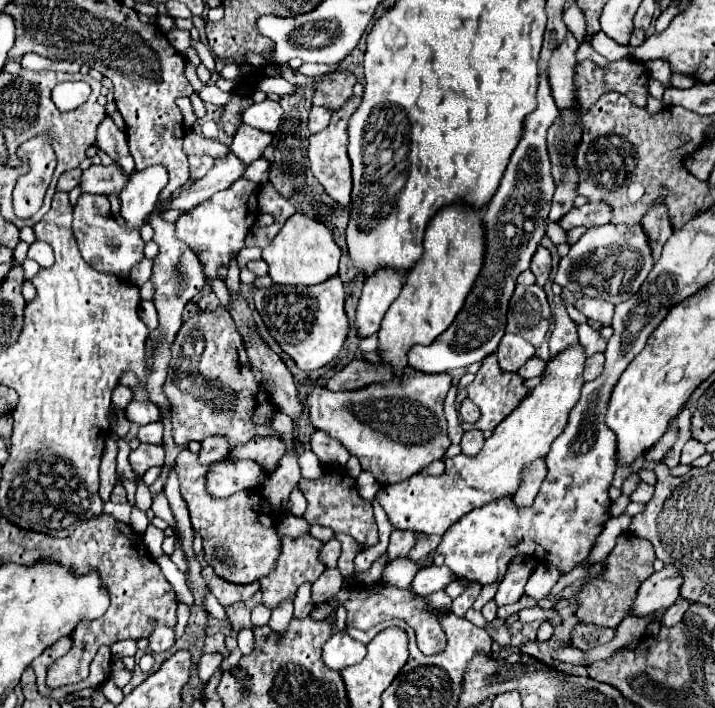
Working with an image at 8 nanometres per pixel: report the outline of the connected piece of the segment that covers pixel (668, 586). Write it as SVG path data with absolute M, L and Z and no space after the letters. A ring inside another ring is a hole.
M664 566L660 572L648 576L636 592L630 616L644 618L660 608L668 608L680 596L682 576L674 566Z

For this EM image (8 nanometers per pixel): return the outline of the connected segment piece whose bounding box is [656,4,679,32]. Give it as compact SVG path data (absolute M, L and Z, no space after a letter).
M676 4L674 6L670 6L668 10L664 10L658 18L656 18L656 32L662 32L662 30L666 30L668 28L668 24L672 22L672 18L679 13L679 10L676 8Z

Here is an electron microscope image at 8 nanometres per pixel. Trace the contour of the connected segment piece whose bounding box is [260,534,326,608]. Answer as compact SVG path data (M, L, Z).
M310 534L302 536L302 538L282 538L282 554L278 558L278 566L274 572L270 572L268 576L260 578L260 584L262 584L262 602L268 606L268 608L274 608L278 606L284 598L294 598L298 586L302 582L314 582L322 572L324 572L324 564L318 560L318 550L320 550L322 542L312 538Z

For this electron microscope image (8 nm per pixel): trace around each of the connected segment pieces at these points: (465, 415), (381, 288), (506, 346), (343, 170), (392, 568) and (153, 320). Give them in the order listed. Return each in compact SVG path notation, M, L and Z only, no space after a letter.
M464 398L462 406L460 406L460 420L464 420L464 422L470 422L470 424L474 424L474 422L478 420L478 416L480 416L480 410L476 408L476 404L474 404L472 400Z
M378 268L372 276L368 276L356 310L356 326L360 336L372 336L380 330L380 322L388 306L400 294L406 274L408 272L398 272L396 268Z
M504 334L500 340L500 346L496 350L496 356L500 360L500 368L504 372L518 372L532 356L534 356L534 346L528 344L522 336L516 334Z
M352 96L338 112L332 114L332 120L326 130L310 136L310 146L308 146L308 160L310 160L312 174L324 186L324 190L342 206L352 204L352 166L348 160L348 120L358 106L360 106L360 98Z
M400 558L400 560L390 560L386 562L384 566L384 572L382 572L382 580L392 584L392 586L398 586L398 588L410 588L410 580L419 570L418 564L412 562L412 560L406 560L406 558Z
M146 300L146 302L140 304L140 318L142 318L142 322L144 322L150 330L158 328L158 312L156 312L152 300Z

